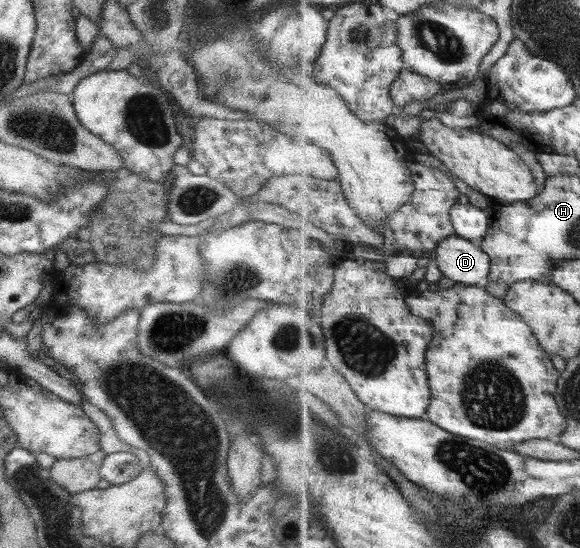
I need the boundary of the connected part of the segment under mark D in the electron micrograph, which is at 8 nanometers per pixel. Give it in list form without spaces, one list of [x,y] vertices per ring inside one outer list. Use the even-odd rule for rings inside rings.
[[[451,235],[440,241],[433,258],[445,277],[455,283],[481,287],[488,281],[491,259],[477,242]]]

